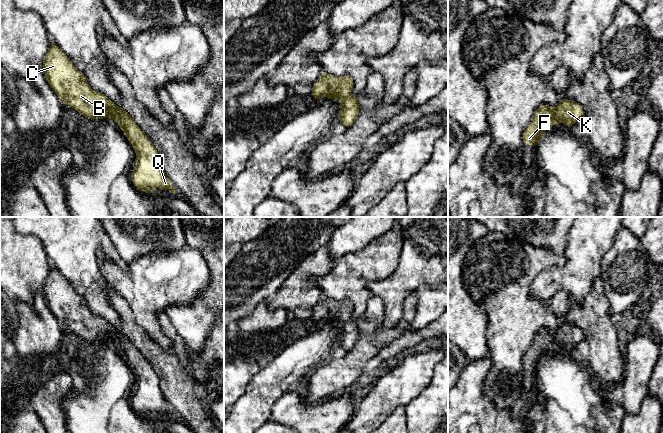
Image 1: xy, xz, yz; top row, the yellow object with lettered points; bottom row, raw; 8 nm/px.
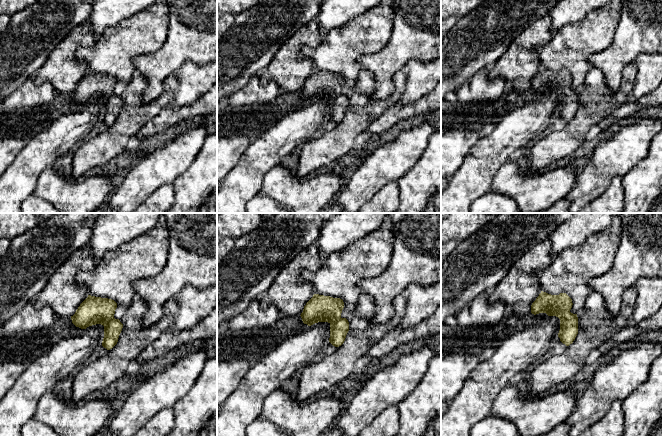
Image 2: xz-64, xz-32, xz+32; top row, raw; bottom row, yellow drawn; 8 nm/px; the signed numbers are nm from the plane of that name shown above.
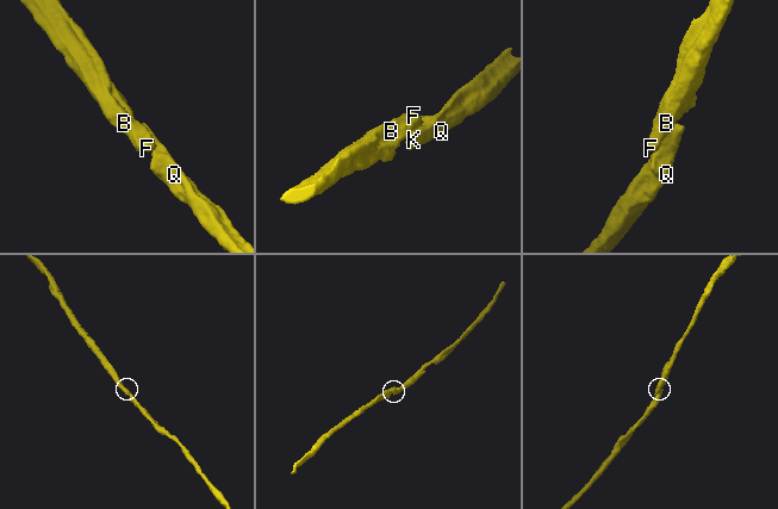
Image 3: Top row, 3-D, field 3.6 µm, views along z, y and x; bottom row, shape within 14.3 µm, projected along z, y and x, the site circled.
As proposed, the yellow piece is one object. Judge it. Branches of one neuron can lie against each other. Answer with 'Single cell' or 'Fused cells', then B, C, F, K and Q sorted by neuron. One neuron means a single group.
Single cell. Groups: B C F K Q

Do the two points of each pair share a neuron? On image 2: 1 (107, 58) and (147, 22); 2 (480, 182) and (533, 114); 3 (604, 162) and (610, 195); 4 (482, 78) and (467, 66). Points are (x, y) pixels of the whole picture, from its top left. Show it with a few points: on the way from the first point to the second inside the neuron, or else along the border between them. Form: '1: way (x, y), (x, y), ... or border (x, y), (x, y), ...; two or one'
1: way (117, 48), (137, 28); one
2: way (482, 165), (516, 131); one
3: border (622, 175), (617, 175), (591, 201); two
4: border (488, 69), (480, 69), (458, 88); two

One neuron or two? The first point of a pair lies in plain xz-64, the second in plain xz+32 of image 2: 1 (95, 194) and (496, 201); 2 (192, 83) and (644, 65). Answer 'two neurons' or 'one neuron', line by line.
1: two neurons
2: one neuron

